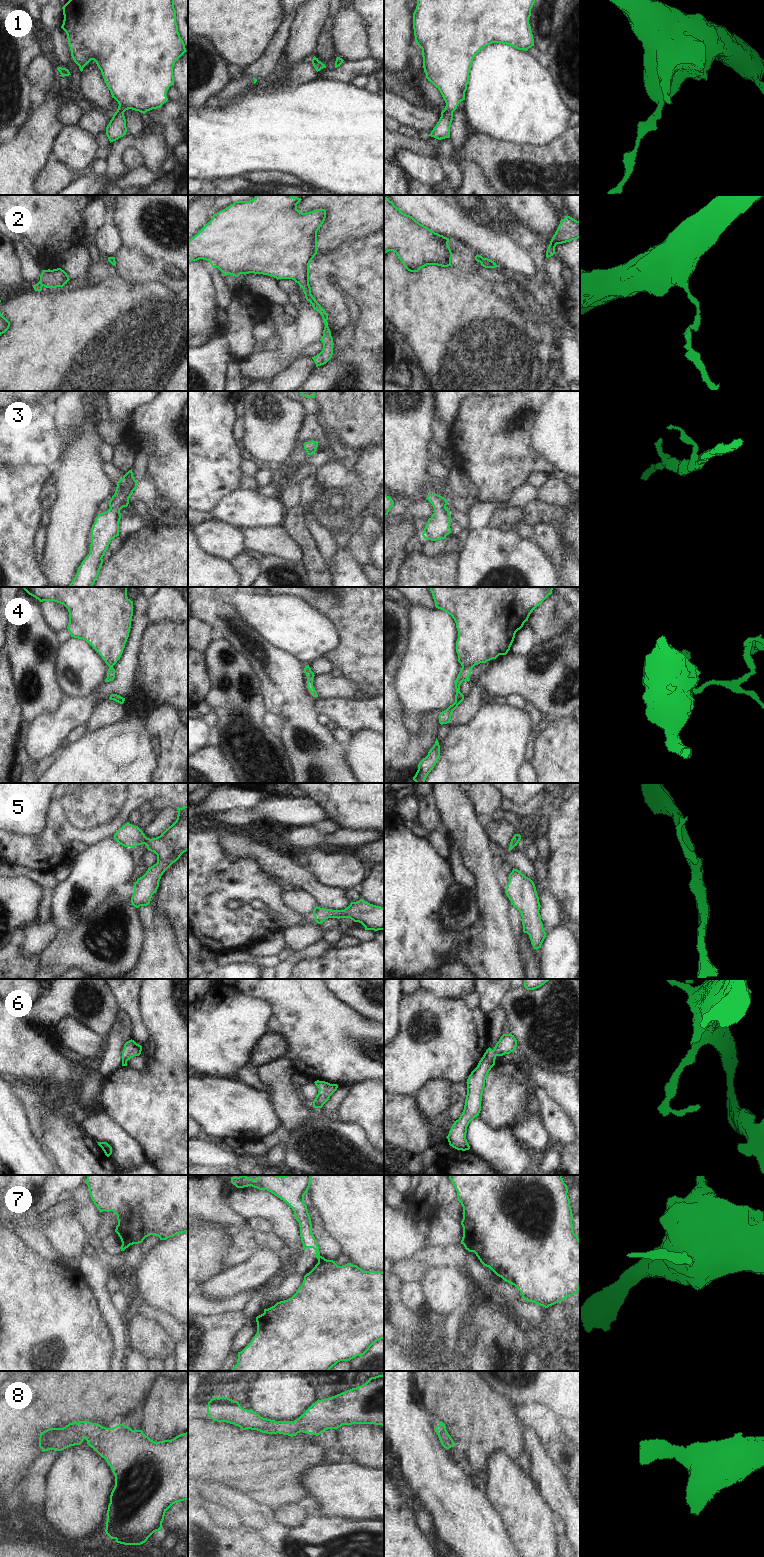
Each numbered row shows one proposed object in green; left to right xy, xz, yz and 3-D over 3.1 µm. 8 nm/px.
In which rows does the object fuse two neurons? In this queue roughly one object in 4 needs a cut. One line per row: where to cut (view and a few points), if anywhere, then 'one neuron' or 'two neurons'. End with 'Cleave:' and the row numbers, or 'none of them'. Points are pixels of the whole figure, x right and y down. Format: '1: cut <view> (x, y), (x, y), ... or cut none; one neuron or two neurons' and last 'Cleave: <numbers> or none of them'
1: cut none; one neuron
2: cut none; one neuron
3: cut none; one neuron
4: cut yz (474, 665), (462, 667); two neurons
5: cut none; one neuron
6: cut none; one neuron
7: cut xz (321, 1256), (318, 1259); two neurons
8: cut none; one neuron
Cleave: 4, 7

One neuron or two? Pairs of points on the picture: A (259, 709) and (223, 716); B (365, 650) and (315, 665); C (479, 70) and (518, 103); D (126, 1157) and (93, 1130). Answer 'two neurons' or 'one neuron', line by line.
A: one neuron
B: two neurons
C: one neuron
D: one neuron

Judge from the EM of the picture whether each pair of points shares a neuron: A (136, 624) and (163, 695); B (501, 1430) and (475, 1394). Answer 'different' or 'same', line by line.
A: different
B: same

